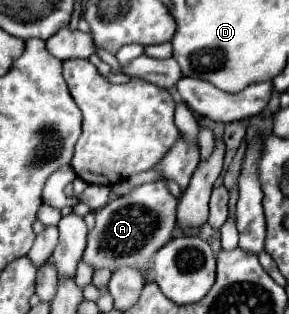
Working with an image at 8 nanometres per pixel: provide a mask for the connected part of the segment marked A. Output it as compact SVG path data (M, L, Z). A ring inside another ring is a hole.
M164 180L142 184L130 194L114 198L96 212L96 226L88 234L84 260L94 268L106 266L112 272L122 266L136 266L144 270L146 280L150 280L148 272L152 256L172 238L172 230L176 226L176 206L178 198L168 192Z

